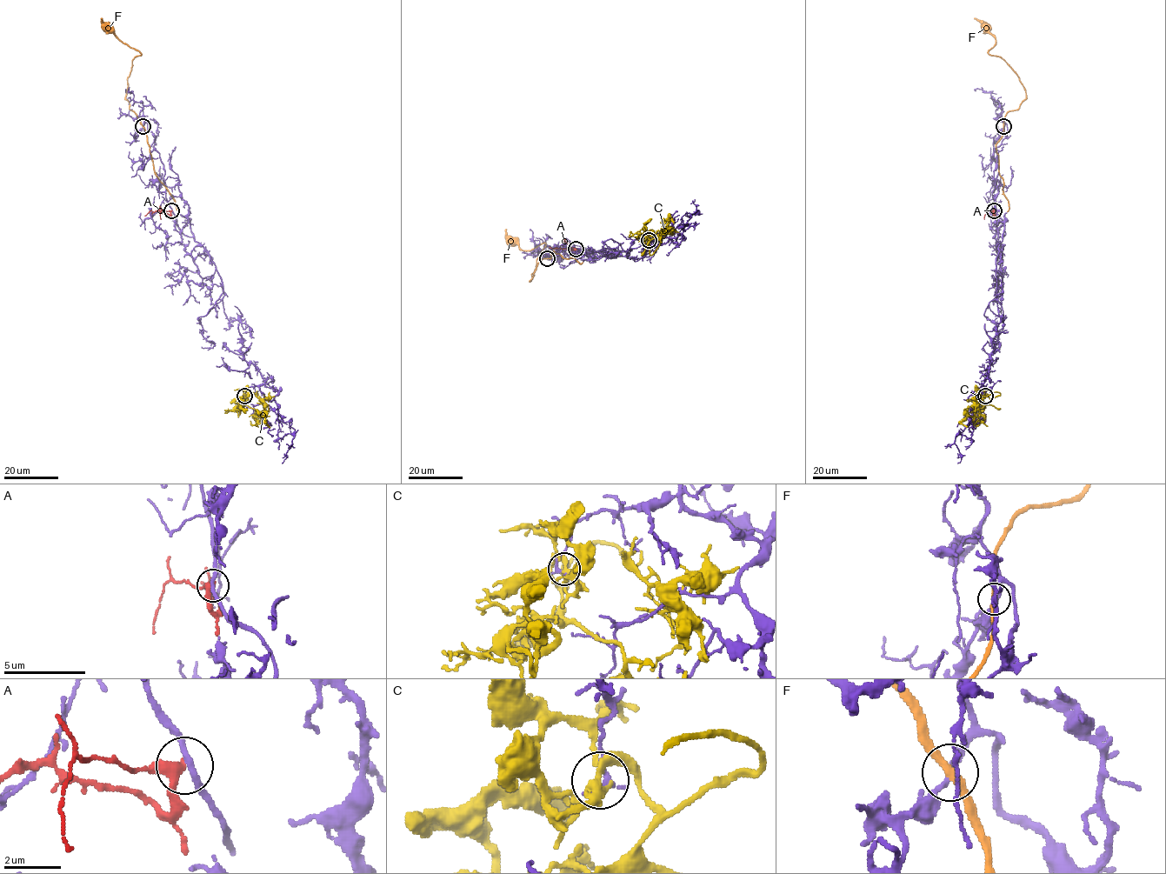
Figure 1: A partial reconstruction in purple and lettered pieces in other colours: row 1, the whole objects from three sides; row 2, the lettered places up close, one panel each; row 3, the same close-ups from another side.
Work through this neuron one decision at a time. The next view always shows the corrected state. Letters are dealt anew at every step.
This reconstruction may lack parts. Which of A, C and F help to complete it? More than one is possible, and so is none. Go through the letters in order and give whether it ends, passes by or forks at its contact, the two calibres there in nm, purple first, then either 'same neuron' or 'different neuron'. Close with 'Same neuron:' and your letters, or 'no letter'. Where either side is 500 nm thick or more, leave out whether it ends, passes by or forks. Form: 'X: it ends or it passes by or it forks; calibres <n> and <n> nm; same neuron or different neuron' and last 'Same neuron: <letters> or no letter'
A: it passes by; calibres 200 and 320 nm; different neuron
C: it passes by; calibres 240 and 340 nm; different neuron
F: it passes by; calibres 190 and 280 nm; same neuron
Same neuron: F

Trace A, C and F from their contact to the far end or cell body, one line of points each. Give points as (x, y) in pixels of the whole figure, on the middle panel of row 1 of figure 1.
A: (576, 249), (549, 247)
C: (649, 240), (647, 244), (651, 255), (659, 244), (659, 236), (667, 230), (669, 233), (663, 235)
F: (548, 258), (538, 263), (529, 281), (536, 260), (545, 243), (522, 250), (512, 237), (506, 235), (506, 229)

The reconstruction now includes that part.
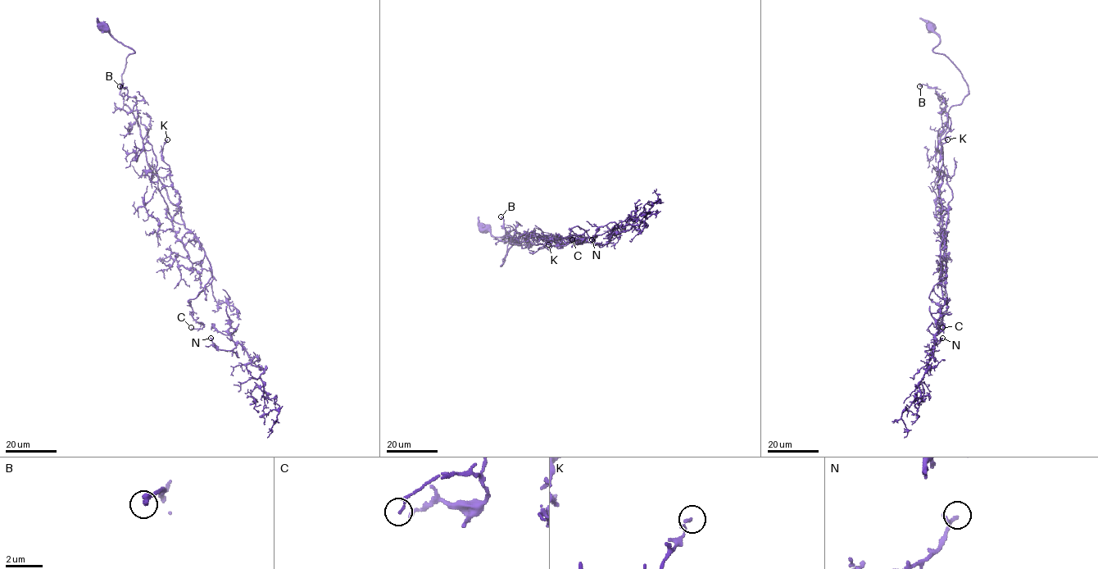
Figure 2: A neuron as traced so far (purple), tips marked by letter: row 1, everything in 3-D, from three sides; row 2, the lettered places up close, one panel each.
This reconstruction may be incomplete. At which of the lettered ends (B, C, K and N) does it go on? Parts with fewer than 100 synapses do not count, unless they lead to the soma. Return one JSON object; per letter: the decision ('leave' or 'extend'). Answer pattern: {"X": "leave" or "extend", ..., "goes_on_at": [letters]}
{"B": "leave", "C": "leave", "K": "leave", "N": "leave", "goes_on_at": []}

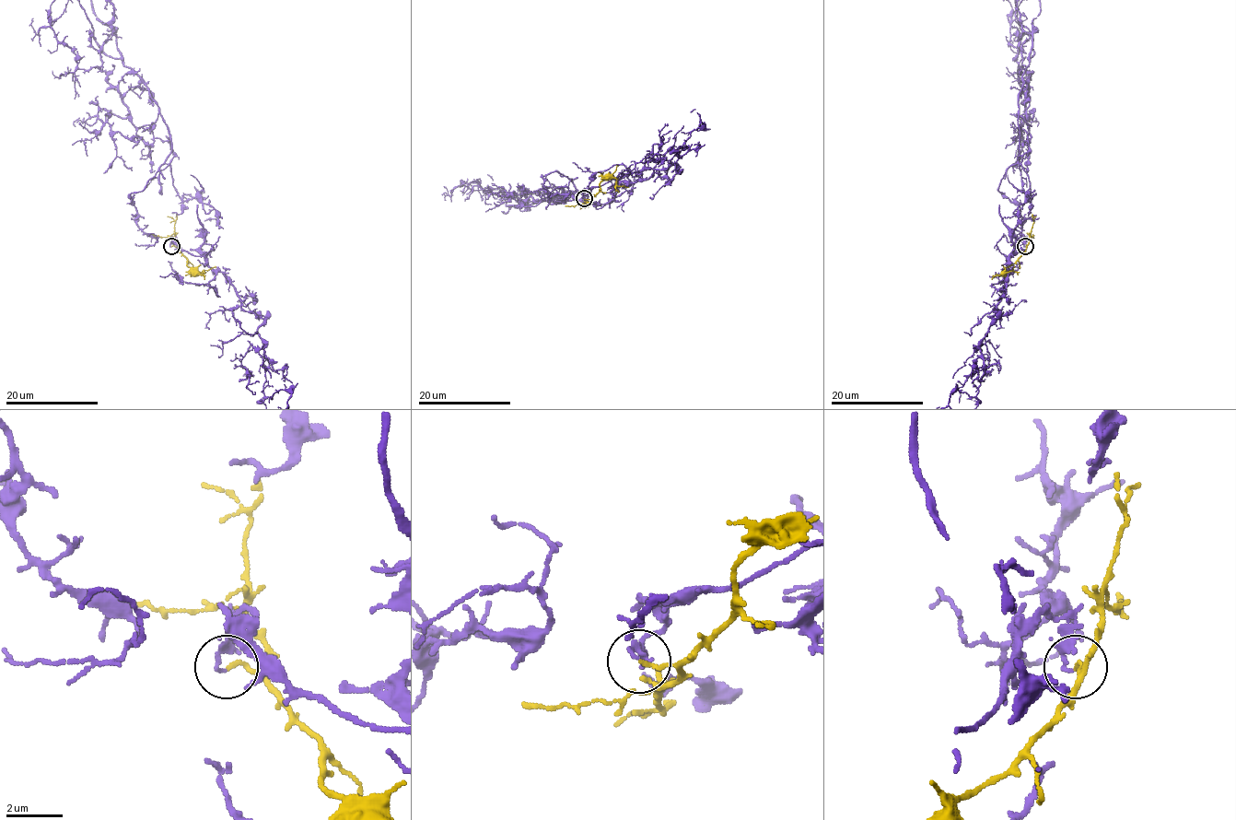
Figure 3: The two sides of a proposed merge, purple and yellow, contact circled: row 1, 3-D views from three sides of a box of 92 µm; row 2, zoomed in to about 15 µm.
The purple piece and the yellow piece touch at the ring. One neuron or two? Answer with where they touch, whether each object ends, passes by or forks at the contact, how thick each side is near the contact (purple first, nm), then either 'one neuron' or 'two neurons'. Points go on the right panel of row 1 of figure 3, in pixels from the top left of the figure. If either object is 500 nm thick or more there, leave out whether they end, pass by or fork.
(1025, 246) | purple ends | yellow ends | 110/140 nm | two neurons

